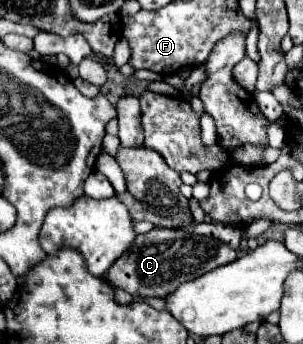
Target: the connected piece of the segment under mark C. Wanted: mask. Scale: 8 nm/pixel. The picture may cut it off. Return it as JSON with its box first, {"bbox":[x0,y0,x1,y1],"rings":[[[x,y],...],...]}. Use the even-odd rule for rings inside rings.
{"bbox":[106,228,238,298],"rings":[[[154,228],[148,234],[136,236],[136,242],[128,250],[128,254],[124,254],[124,258],[118,258],[114,266],[108,270],[106,280],[114,288],[126,290],[132,296],[164,298],[164,294],[170,294],[172,290],[176,290],[176,286],[192,278],[198,278],[200,274],[206,274],[218,266],[234,262],[236,258],[238,258],[238,250],[230,248],[228,244],[216,238],[182,232],[182,230]]]}

